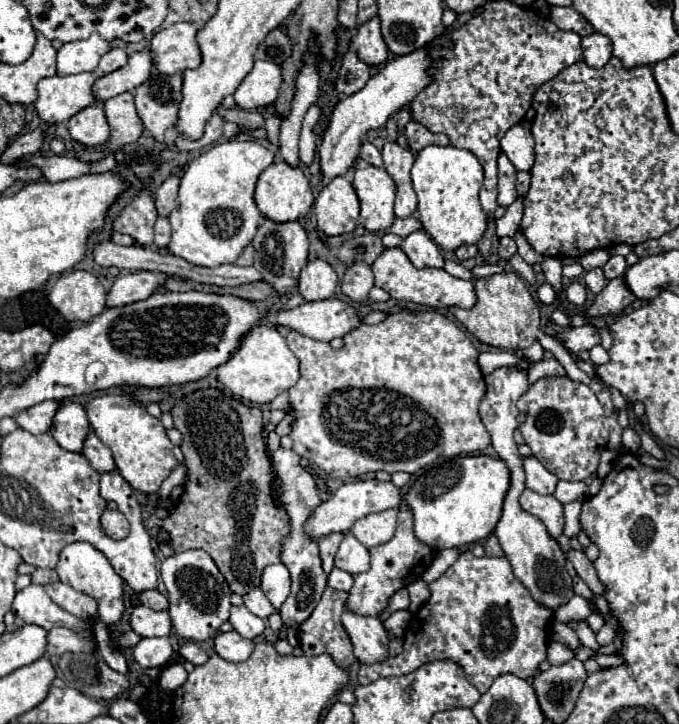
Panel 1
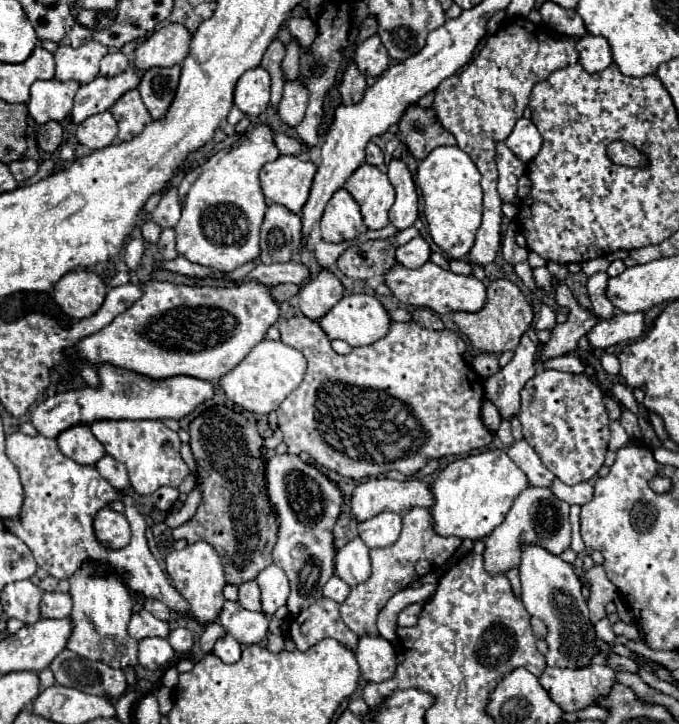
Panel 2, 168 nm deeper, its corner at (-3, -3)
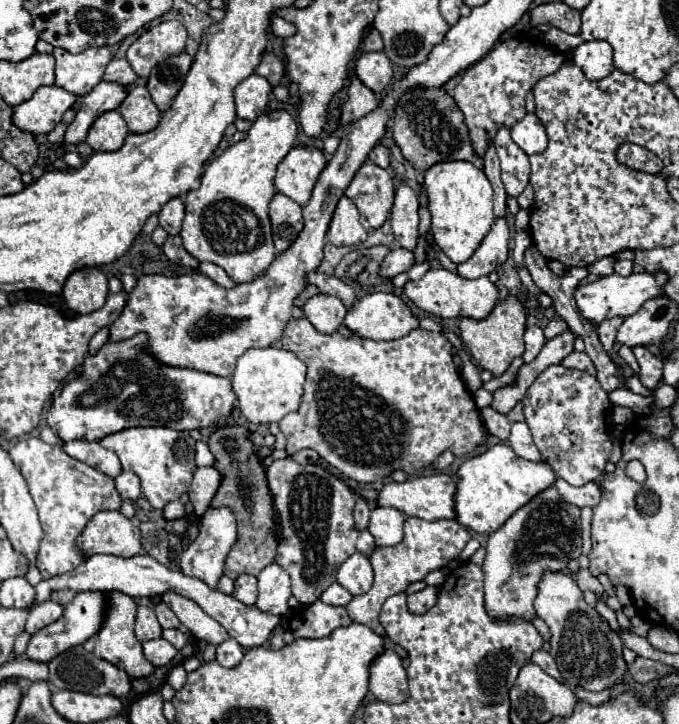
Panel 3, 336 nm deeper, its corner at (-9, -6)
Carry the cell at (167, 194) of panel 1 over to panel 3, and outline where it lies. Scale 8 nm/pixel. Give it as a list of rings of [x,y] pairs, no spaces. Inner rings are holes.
[[[175,197],[169,203],[165,203],[165,207],[161,209],[161,213],[159,213],[159,225],[169,235],[177,235],[181,231],[183,215],[185,215],[185,205],[183,205],[183,201],[179,197]]]

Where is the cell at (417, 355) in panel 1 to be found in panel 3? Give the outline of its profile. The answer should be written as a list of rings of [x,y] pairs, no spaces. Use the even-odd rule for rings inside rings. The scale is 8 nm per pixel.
[[[301,317],[289,321],[281,341],[287,351],[295,353],[307,365],[301,405],[295,413],[289,413],[279,421],[279,429],[287,437],[289,455],[299,449],[315,449],[343,475],[359,483],[375,483],[395,469],[403,469],[407,475],[419,473],[447,449],[461,457],[473,453],[487,441],[473,395],[465,389],[465,383],[451,361],[451,343],[441,333],[413,329],[409,335],[395,341],[373,341],[355,335],[343,337],[339,331],[321,335],[305,317]]]

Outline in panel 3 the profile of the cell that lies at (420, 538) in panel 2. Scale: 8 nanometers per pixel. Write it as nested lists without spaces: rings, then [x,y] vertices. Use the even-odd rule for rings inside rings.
[[[407,517],[405,521],[405,537],[399,545],[393,547],[377,547],[371,555],[371,565],[373,565],[373,573],[375,573],[375,581],[369,593],[353,597],[351,603],[347,605],[347,613],[355,623],[363,623],[367,627],[371,627],[375,633],[383,635],[383,627],[379,623],[379,611],[385,603],[387,597],[401,593],[407,589],[409,583],[413,581],[423,581],[427,573],[431,573],[433,569],[441,569],[447,567],[467,545],[471,533],[469,529],[463,529],[463,525],[459,525],[459,521],[455,519],[441,519],[441,521],[425,521],[419,517]]]

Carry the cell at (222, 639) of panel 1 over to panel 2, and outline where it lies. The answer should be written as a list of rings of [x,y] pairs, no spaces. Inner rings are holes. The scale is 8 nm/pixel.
[[[225,634],[215,642],[213,654],[219,656],[225,664],[235,664],[241,658],[241,644],[231,634]]]

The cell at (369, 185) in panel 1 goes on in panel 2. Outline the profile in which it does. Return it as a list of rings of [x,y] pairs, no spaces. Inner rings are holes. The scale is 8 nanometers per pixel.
[[[359,166],[345,184],[345,190],[359,202],[363,222],[369,230],[379,230],[389,224],[389,210],[395,202],[395,188],[387,174],[377,166]]]

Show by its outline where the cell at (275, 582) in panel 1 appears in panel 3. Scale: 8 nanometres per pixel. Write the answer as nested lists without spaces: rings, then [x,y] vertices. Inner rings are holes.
[[[277,563],[267,565],[259,575],[259,589],[257,589],[257,603],[255,607],[273,613],[273,615],[287,615],[287,599],[291,597],[291,581],[283,567]]]

